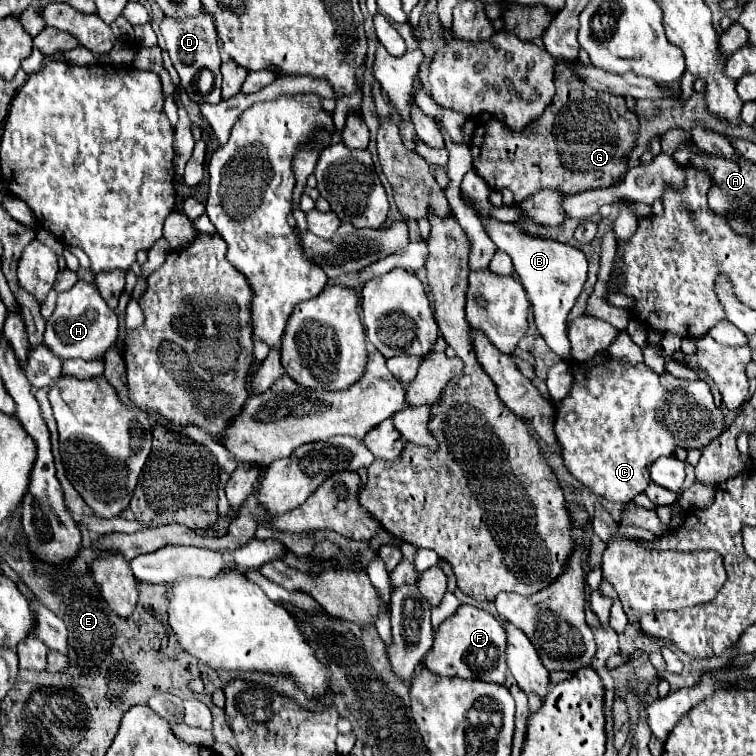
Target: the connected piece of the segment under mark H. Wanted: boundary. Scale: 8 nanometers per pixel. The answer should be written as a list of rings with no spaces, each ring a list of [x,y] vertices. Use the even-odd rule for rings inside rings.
[[[78,281],[70,291],[58,295],[54,315],[46,321],[44,343],[60,359],[80,357],[84,361],[102,361],[106,351],[116,343],[118,337],[118,317],[106,307],[104,299],[98,295],[96,287],[86,281]]]

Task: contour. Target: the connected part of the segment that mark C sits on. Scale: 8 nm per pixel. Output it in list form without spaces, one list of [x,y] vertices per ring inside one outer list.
[[[594,355],[584,363],[574,363],[572,371],[574,385],[570,395],[558,405],[554,433],[562,447],[566,469],[604,499],[618,503],[632,501],[650,483],[650,465],[658,457],[672,455],[676,445],[684,449],[704,449],[722,433],[722,411],[714,405],[710,387],[704,381],[676,379],[668,373],[656,375],[644,363],[628,365],[602,355]]]

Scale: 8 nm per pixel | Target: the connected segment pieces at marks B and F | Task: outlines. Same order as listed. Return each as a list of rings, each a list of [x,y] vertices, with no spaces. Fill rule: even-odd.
[[[482,219],[486,233],[496,243],[498,249],[506,251],[512,257],[514,271],[518,273],[530,305],[534,313],[534,327],[538,329],[540,337],[546,341],[546,345],[560,355],[562,359],[568,359],[568,335],[566,335],[566,317],[574,307],[574,301],[578,299],[588,273],[588,261],[586,255],[580,249],[574,249],[564,243],[546,241],[546,239],[534,239],[522,233],[512,223],[498,223],[492,219]]]
[[[460,605],[458,611],[452,617],[448,617],[434,633],[434,647],[422,663],[430,671],[446,677],[504,683],[508,669],[506,647],[508,647],[508,637],[500,619],[474,605]]]

